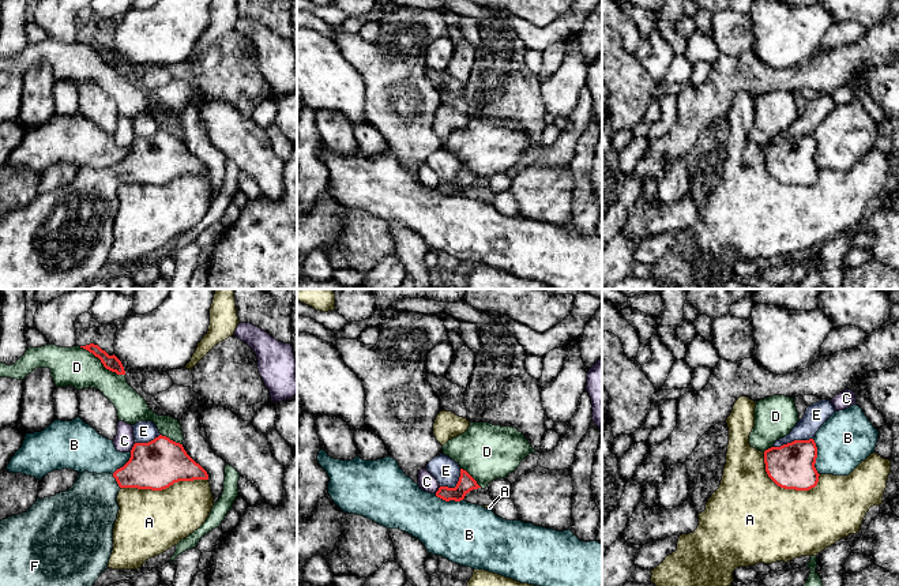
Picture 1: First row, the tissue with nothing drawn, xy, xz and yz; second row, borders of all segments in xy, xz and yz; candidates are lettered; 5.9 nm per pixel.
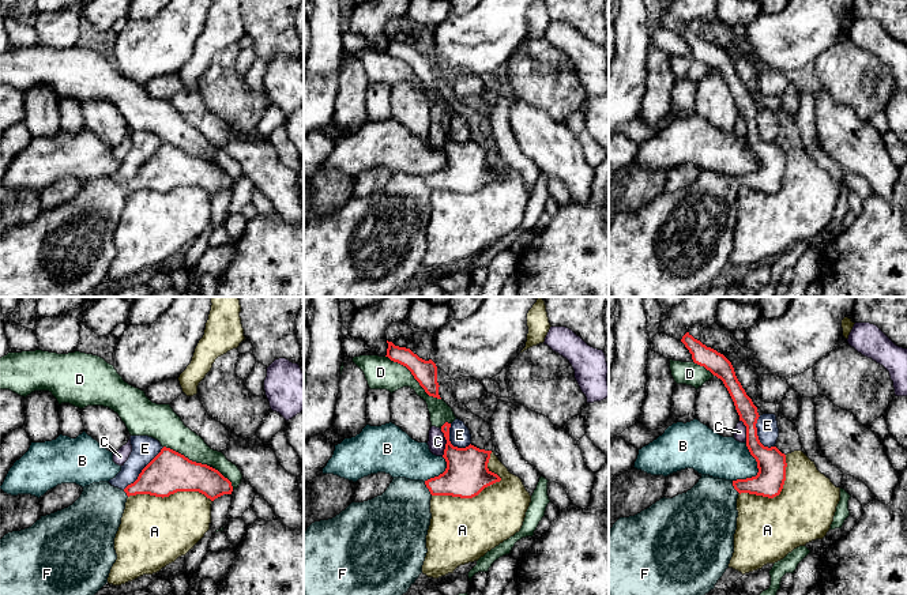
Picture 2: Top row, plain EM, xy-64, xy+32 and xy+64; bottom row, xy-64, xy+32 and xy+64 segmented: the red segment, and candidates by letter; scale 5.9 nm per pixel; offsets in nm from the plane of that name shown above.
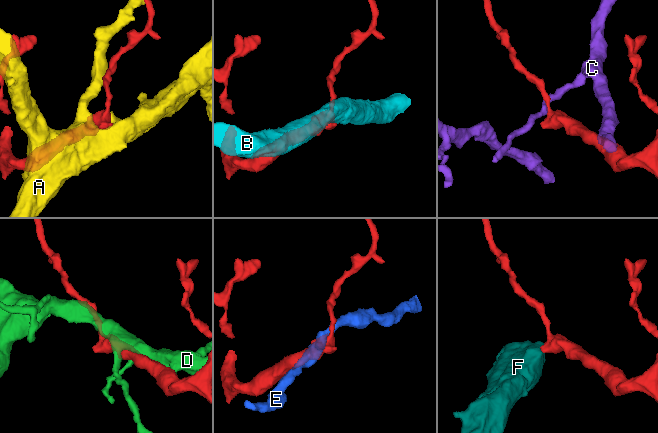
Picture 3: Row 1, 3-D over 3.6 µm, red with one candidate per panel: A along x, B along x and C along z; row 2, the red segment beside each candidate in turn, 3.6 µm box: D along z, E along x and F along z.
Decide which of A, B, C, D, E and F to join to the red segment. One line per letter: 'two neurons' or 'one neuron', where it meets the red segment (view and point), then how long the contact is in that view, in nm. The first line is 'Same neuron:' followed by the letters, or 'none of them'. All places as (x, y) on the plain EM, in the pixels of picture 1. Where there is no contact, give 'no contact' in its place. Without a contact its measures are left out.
Same neuron: F
A: two neurons; contact xy (164, 183); length 500 nm
B: two neurons; contact yz (816, 151); length 220 nm
C: two neurons; contact xy (132, 142); length 70 nm
D: two neurons; contact xy (101, 56); length 320 nm
E: two neurons; contact yz (792, 136); length 240 nm
F: one neuron; contact xy (116, 175); length 100 nm

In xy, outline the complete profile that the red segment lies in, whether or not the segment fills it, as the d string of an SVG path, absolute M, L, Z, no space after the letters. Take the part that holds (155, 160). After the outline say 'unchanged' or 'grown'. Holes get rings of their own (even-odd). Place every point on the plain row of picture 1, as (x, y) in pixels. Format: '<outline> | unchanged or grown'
M159 129L148 138L135 138L131 144L129 155L113 169L110 168L89 168L78 169L75 179L65 187L56 188L50 192L37 194L37 196L23 209L12 210L0 215L0 289L83 289L94 281L94 277L108 263L108 258L113 245L113 223L119 209L117 189L121 183L138 183L162 185L178 176L208 174L207 166L196 158L184 144L183 139Z | grown

